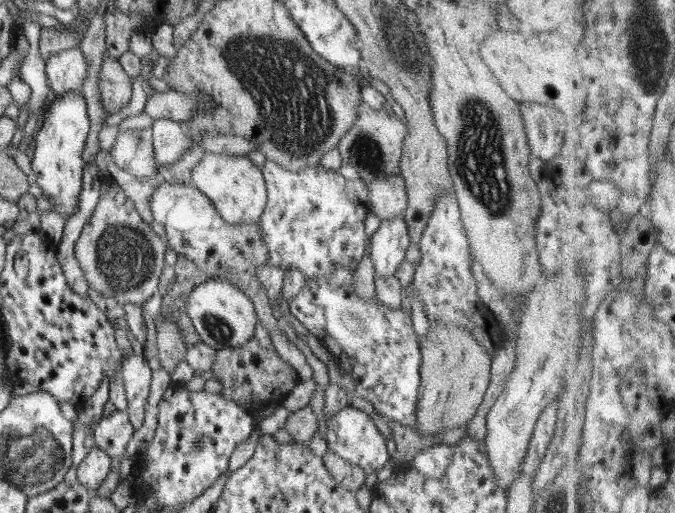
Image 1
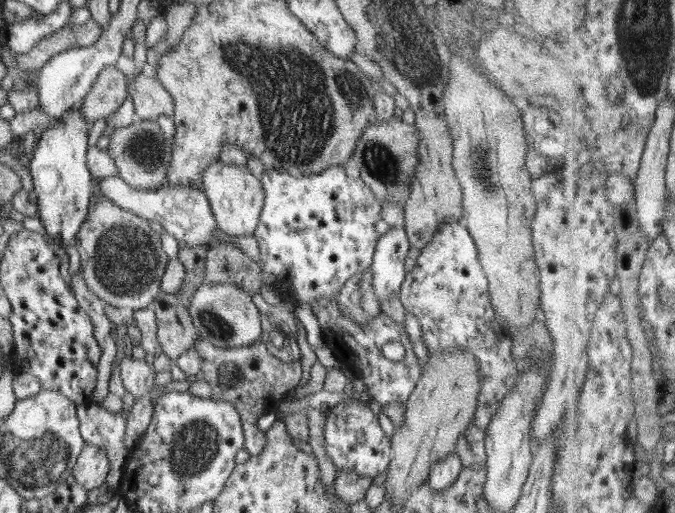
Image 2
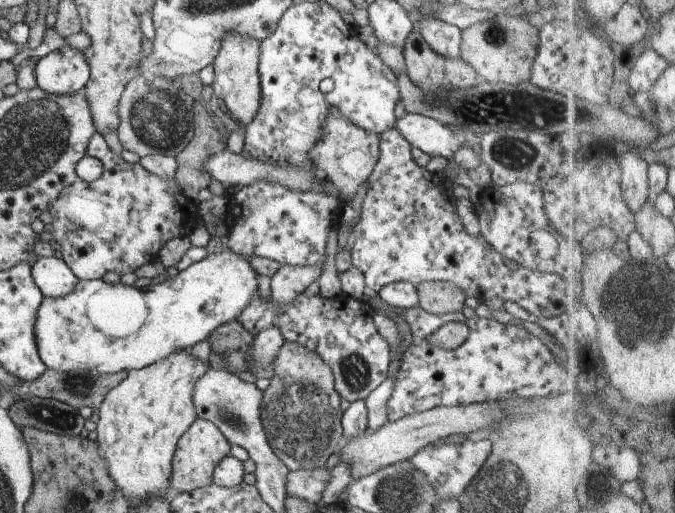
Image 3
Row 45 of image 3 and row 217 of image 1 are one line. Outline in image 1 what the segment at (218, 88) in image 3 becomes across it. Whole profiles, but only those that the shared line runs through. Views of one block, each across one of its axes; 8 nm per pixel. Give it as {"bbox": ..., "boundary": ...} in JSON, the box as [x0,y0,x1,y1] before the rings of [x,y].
{"bbox":[192,152,267,225],"boundary":[[[204,152],[192,172],[192,184],[213,203],[220,217],[232,225],[258,223],[267,204],[267,185],[262,169],[247,155],[232,157],[225,153]]]}

